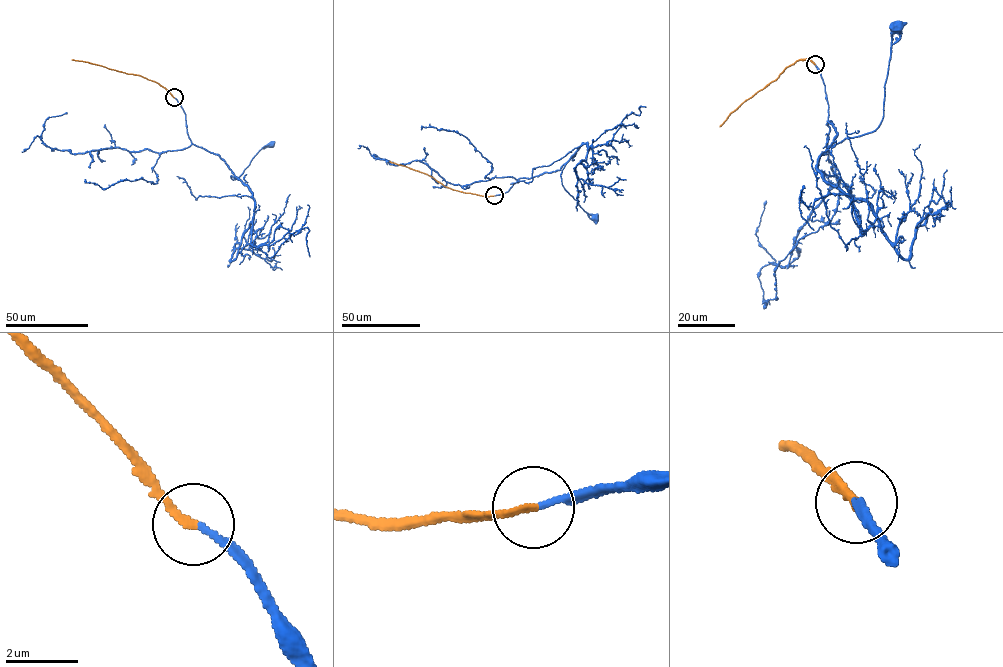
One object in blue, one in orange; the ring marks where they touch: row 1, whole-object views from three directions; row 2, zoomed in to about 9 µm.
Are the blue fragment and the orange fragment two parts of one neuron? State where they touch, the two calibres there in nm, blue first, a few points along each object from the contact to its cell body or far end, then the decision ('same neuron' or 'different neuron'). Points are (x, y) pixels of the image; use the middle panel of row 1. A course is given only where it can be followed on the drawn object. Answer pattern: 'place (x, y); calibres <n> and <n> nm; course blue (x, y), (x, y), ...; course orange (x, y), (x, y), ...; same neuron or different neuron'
place (494, 195); calibres 150 and 180 nm; course blue (494, 196), (519, 178), (560, 169), (583, 143), (588, 150), (610, 145), (627, 115), (645, 107); course orange (494, 196), (452, 190), (423, 173), (389, 161); different neuron

